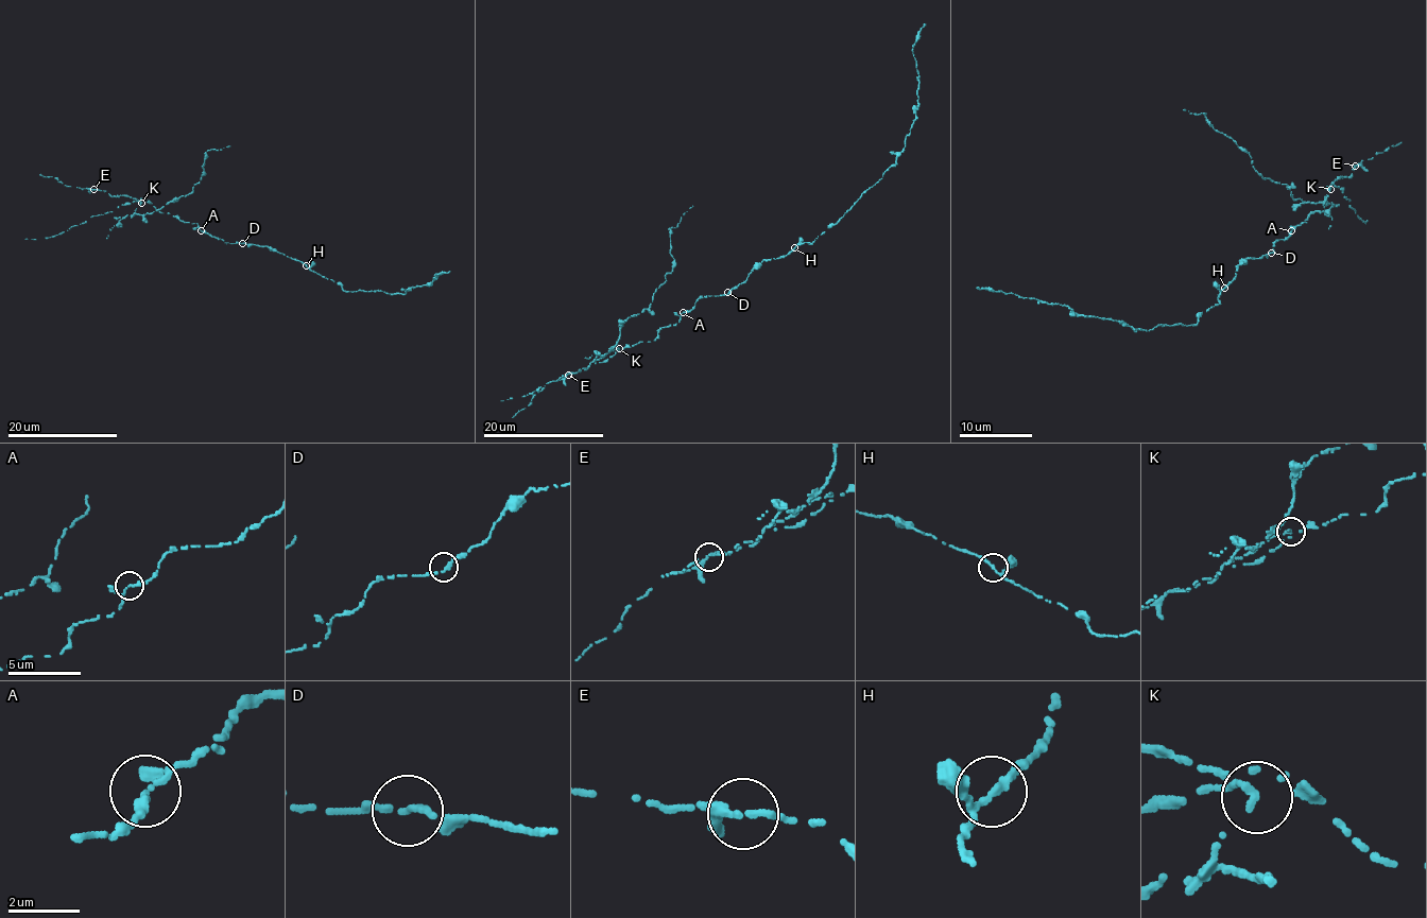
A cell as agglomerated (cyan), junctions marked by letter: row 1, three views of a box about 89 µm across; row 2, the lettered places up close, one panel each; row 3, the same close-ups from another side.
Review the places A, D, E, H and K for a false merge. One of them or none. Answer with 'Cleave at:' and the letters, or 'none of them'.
Cleave at: K

